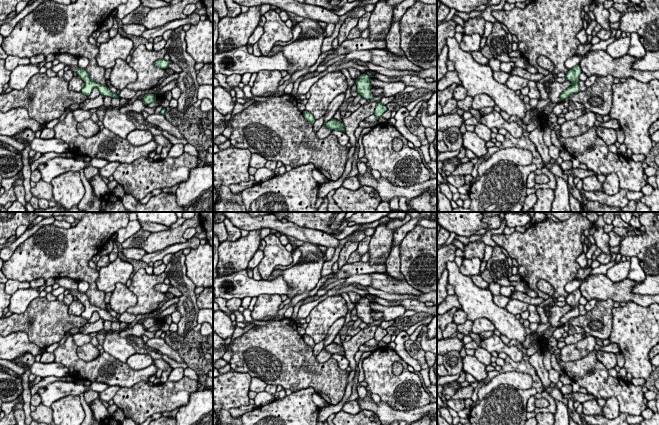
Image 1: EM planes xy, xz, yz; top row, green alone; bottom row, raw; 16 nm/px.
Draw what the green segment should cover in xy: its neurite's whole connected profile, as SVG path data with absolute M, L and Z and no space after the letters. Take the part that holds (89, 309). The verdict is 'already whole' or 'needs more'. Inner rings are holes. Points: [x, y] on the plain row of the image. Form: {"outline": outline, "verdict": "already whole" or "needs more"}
{"outline": "M68 277L57 278L55 279L55 283L59 286L65 288L70 291L70 294L76 296L78 300L84 305L84 311L81 313L81 316L87 320L89 320L94 312L97 312L100 315L100 318L104 321L108 320L111 322L119 322L119 319L113 317L109 314L106 309L101 309L92 305L87 297L86 293L81 293L78 290L78 281L70 279Z", "verdict": "needs more"}

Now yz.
{"outline": "M576 289L574 292L570 293L567 297L566 297L566 304L571 306L571 310L569 312L567 312L561 319L560 322L565 325L566 323L568 323L568 321L573 318L573 317L577 317L579 316L579 299L581 297L581 292L579 289Z", "verdict": "already whole"}

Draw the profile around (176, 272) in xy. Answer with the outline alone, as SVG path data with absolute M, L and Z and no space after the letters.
M183 251L174 253L164 271L170 281L170 285L176 287L182 293L179 297L179 302L176 303L177 311L181 314L176 331L179 336L187 335L198 324L199 313L195 294L196 286L187 276L185 257Z

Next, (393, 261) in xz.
M400 245L391 247L389 256L386 259L386 267L388 276L405 281L404 276L400 272Z

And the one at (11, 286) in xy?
M8 280L5 283L5 292L9 295L13 295L16 291L20 289L27 289L30 287L30 282L18 281L18 280Z

